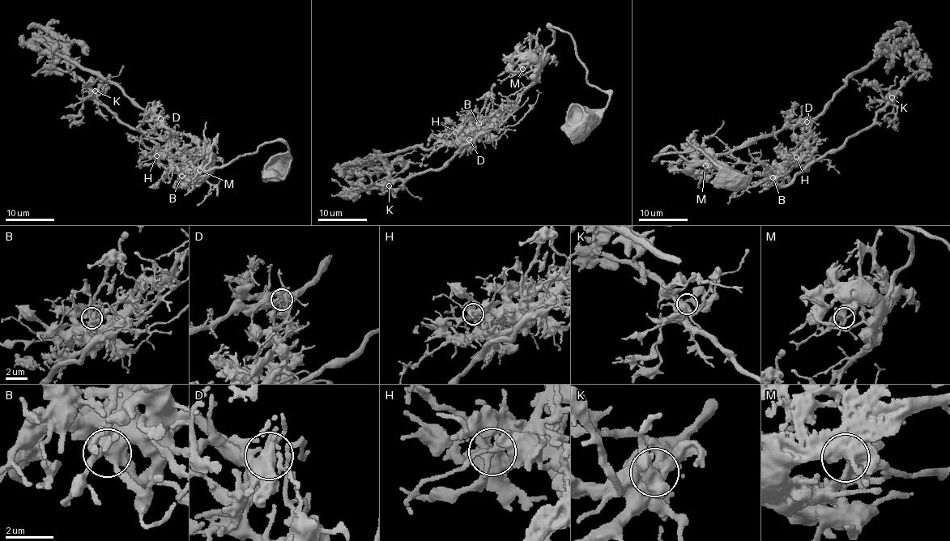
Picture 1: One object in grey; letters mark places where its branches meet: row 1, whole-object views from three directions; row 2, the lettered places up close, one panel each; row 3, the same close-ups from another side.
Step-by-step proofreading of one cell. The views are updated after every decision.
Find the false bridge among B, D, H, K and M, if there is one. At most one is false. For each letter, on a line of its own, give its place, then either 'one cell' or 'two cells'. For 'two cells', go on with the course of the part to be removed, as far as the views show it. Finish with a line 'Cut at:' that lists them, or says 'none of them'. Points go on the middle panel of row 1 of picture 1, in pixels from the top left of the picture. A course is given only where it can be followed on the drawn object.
B: (479, 123) | one cell
D: (469, 139) | two cells | (470, 139), (459, 141), (464, 149), (443, 167), (404, 181), (352, 191), (345, 177)
H: (455, 132) | one cell
K: (389, 185) | one cell
M: (522, 69) | one cell
Cut at: D

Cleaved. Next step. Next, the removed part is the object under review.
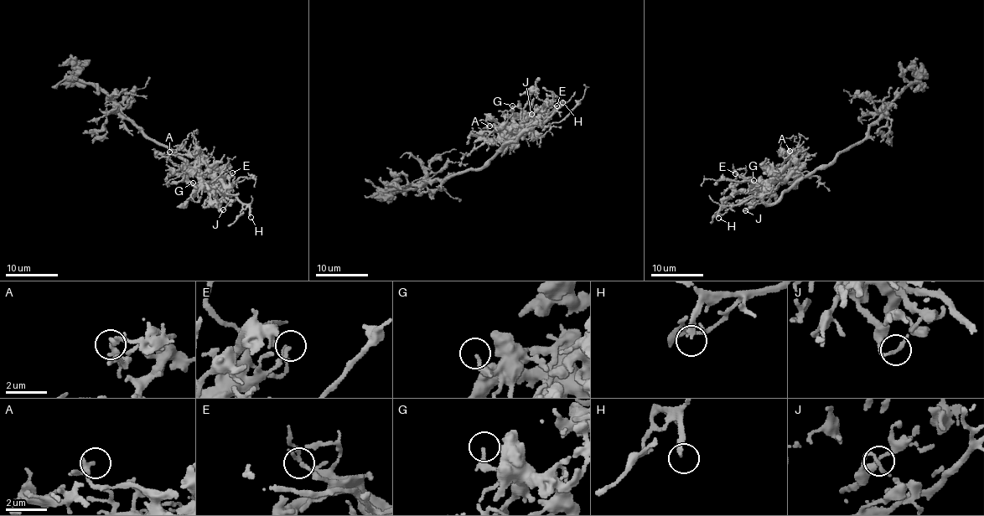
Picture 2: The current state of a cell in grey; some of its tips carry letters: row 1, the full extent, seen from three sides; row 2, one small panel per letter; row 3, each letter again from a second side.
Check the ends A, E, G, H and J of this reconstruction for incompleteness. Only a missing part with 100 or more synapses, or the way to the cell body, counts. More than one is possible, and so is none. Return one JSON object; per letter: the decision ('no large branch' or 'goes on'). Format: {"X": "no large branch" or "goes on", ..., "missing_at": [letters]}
{"A": "no large branch", "E": "no large branch", "G": "no large branch", "H": "goes on", "J": "no large branch", "missing_at": ["H"]}

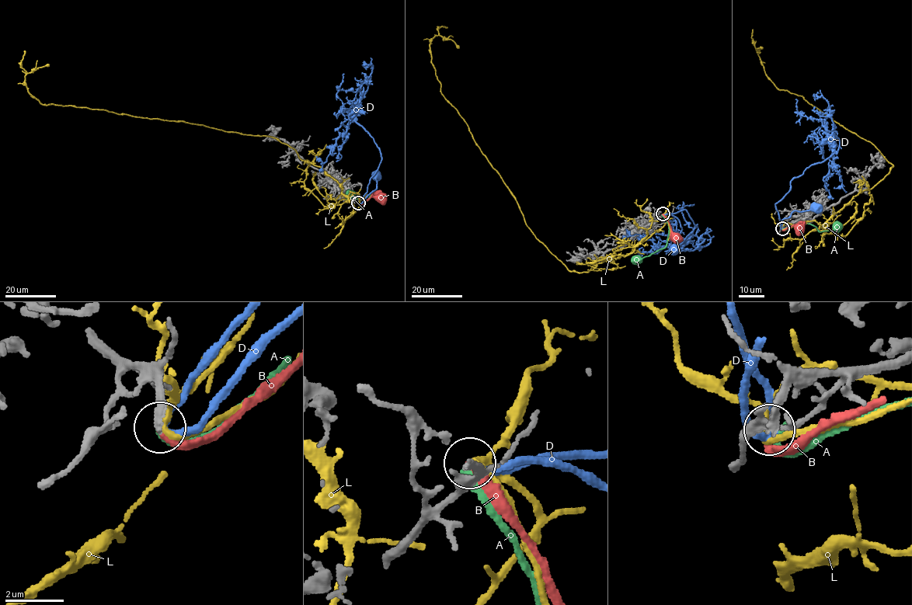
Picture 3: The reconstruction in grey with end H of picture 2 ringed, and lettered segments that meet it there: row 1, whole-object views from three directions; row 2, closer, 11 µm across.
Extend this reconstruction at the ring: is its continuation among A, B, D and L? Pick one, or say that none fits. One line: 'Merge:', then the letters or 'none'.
Merge: B

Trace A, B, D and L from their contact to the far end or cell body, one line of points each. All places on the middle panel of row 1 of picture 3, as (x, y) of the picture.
A: (662, 214), (668, 224), (666, 245), (633, 261)
B: (663, 213), (678, 237)
D: (663, 214), (669, 213), (677, 219), (682, 228), (675, 247)
L: (663, 214), (668, 220), (630, 254), (588, 272), (568, 269), (536, 238), (443, 95), (429, 43), (447, 28)

